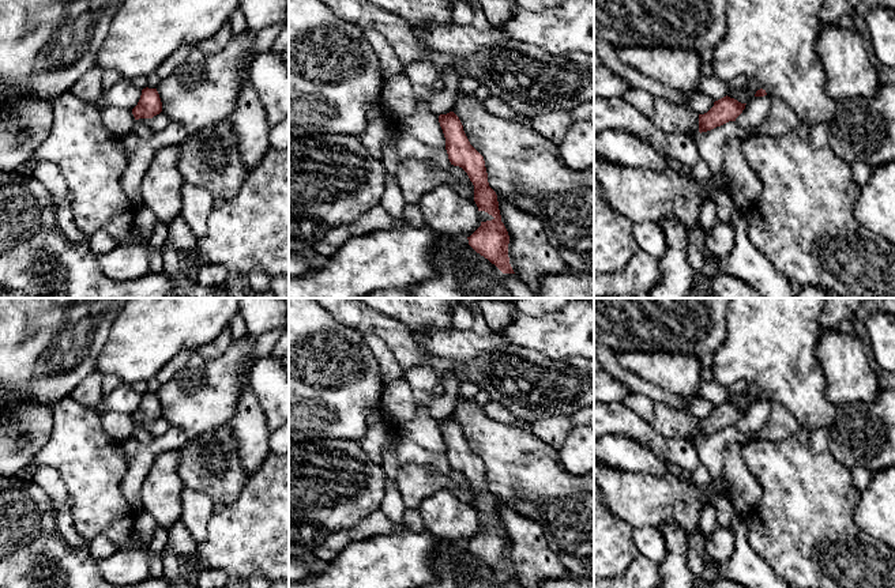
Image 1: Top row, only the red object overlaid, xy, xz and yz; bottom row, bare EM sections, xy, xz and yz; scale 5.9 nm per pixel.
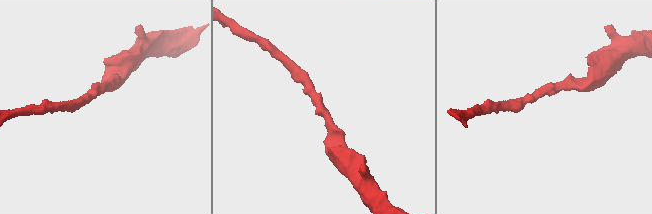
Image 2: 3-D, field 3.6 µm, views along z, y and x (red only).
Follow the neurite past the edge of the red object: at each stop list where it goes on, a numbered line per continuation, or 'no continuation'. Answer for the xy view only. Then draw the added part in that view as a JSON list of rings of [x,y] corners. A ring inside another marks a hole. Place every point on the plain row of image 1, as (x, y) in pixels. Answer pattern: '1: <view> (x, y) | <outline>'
no continuation

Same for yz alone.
no continuation

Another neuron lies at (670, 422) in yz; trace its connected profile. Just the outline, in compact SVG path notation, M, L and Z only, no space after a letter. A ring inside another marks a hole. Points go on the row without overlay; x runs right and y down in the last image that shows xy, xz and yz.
M654 403L653 429L666 438L699 440L699 419L665 403Z

